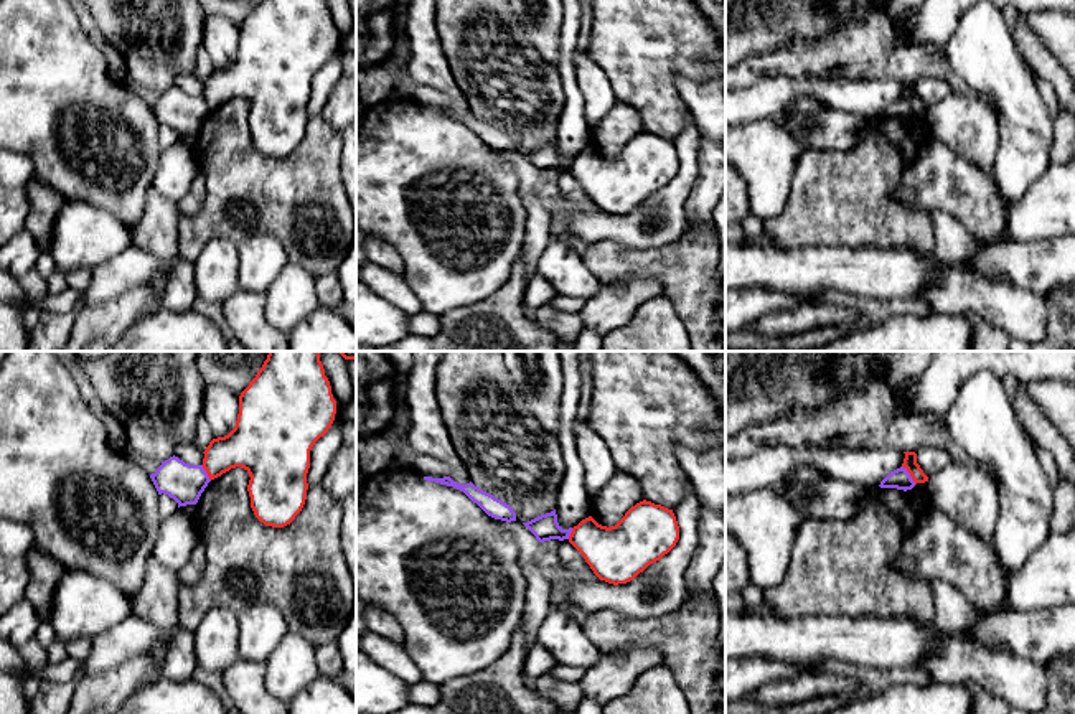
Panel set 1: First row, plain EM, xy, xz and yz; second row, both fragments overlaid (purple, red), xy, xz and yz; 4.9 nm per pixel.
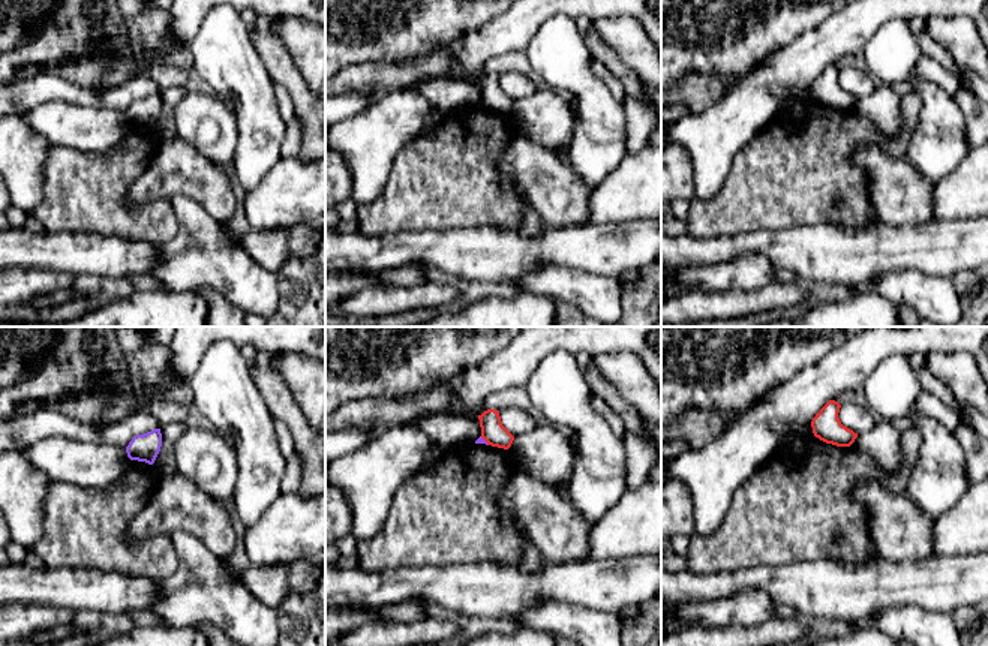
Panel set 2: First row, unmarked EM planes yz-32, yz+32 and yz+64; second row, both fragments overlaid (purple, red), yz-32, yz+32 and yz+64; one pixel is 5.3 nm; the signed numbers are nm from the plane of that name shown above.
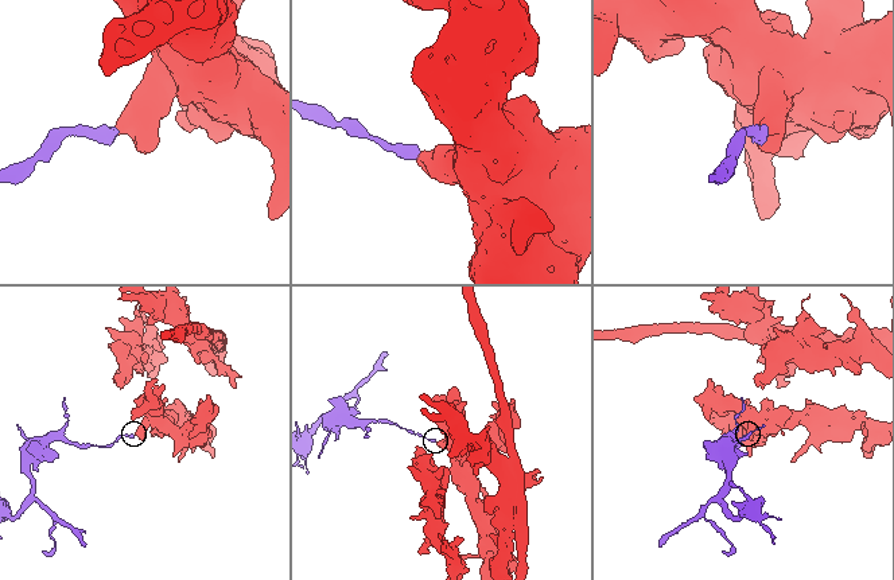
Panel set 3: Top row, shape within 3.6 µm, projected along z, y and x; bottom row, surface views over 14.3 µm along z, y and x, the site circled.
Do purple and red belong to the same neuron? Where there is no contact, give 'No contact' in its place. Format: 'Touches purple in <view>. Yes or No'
Touches purple in yz. No

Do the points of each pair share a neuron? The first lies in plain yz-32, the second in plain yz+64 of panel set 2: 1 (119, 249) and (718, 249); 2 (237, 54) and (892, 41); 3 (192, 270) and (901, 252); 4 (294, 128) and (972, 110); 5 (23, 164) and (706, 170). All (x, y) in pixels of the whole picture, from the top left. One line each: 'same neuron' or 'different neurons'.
1: same neuron
2: same neuron
3: different neurons
4: same neuron
5: same neuron

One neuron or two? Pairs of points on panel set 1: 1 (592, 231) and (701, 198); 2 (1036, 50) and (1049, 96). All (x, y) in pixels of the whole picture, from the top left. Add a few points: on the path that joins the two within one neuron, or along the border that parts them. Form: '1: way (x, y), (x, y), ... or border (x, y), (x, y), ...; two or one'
1: border (699, 167), (685, 206), (685, 231); two
2: border (1032, 71), (1052, 88), (1057, 101); two

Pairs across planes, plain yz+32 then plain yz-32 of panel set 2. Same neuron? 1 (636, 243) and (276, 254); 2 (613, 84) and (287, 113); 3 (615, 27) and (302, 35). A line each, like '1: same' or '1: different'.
1: same
2: same
3: same

